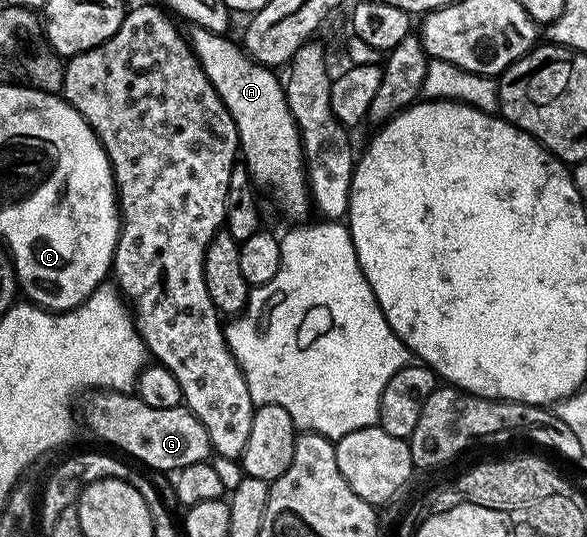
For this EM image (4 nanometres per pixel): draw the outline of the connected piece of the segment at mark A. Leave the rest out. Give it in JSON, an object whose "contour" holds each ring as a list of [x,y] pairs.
{"contour":[[[190,25],[187,37],[193,54],[199,60],[207,80],[219,92],[227,112],[231,112],[231,120],[237,125],[237,140],[239,143],[239,154],[243,164],[249,170],[254,183],[258,187],[266,186],[271,197],[277,201],[277,206],[289,218],[293,220],[305,220],[311,214],[311,199],[309,196],[309,181],[305,175],[305,153],[301,147],[301,133],[295,124],[295,116],[291,116],[291,108],[287,104],[287,96],[282,79],[276,78],[274,71],[261,62],[249,57],[240,45],[237,46],[225,34],[216,34],[202,26]]]}

